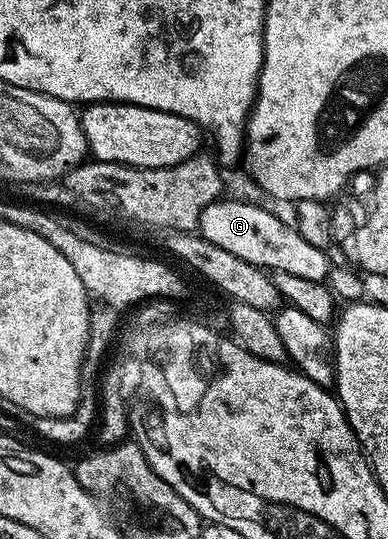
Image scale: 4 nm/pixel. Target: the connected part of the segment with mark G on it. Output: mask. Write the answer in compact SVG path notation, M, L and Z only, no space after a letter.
M227 198L207 204L199 227L201 237L231 252L231 256L247 260L247 264L255 264L266 272L278 270L291 272L291 276L303 276L303 280L326 281L331 267L326 251L309 244L297 227L288 221L285 223L279 215L253 202L236 202Z

